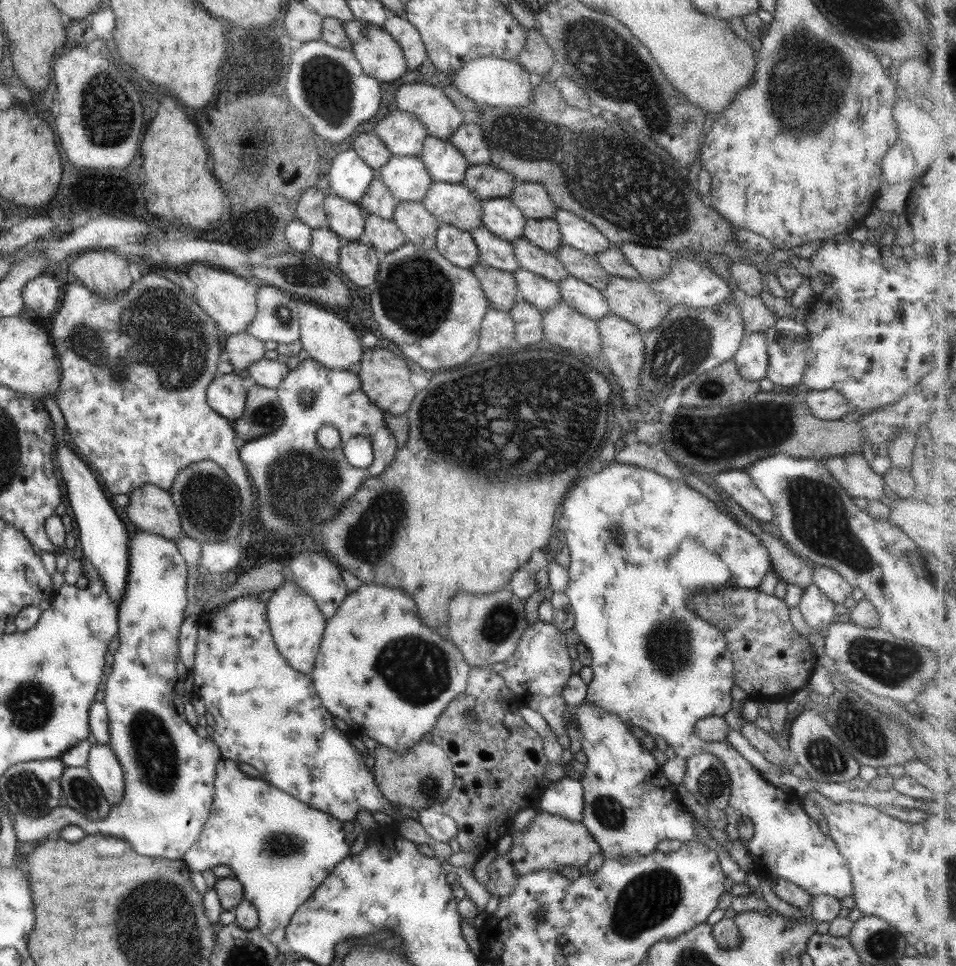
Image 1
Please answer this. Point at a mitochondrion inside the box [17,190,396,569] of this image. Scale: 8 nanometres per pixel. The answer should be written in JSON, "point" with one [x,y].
{"point":[154,332]}

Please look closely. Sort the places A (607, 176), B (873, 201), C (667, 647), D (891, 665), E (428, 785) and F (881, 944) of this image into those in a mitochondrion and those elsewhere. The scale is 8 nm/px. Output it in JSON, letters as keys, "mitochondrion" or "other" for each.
{"A":"mitochondrion","B":"other","C":"mitochondrion","D":"mitochondrion","E":"mitochondrion","F":"mitochondrion"}

